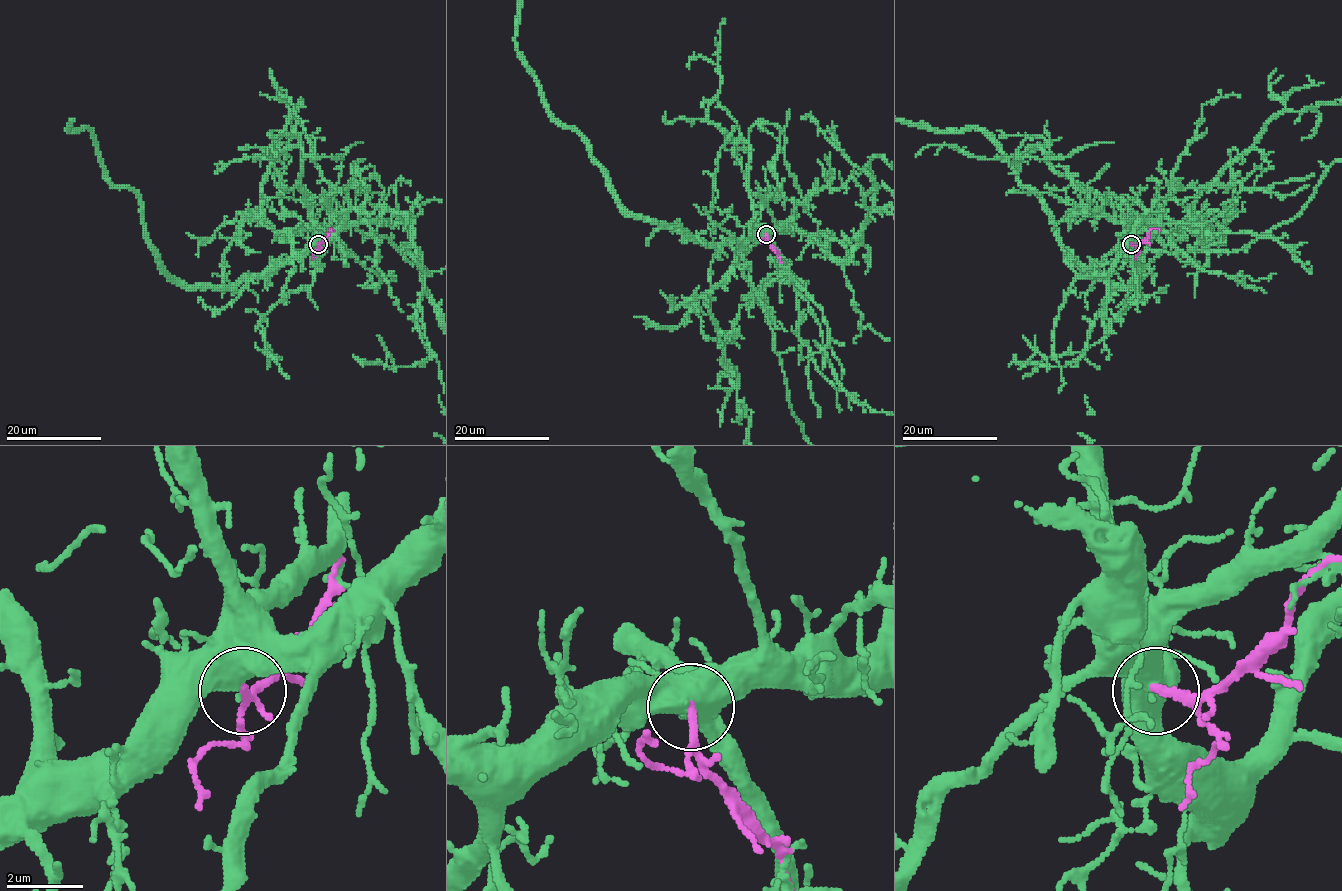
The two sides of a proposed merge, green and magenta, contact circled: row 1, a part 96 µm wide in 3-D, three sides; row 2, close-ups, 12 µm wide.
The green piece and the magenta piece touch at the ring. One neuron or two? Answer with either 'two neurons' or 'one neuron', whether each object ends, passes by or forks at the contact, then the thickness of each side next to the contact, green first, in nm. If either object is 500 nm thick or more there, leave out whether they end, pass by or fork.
two neurons; calibres 700 and 160 nm

